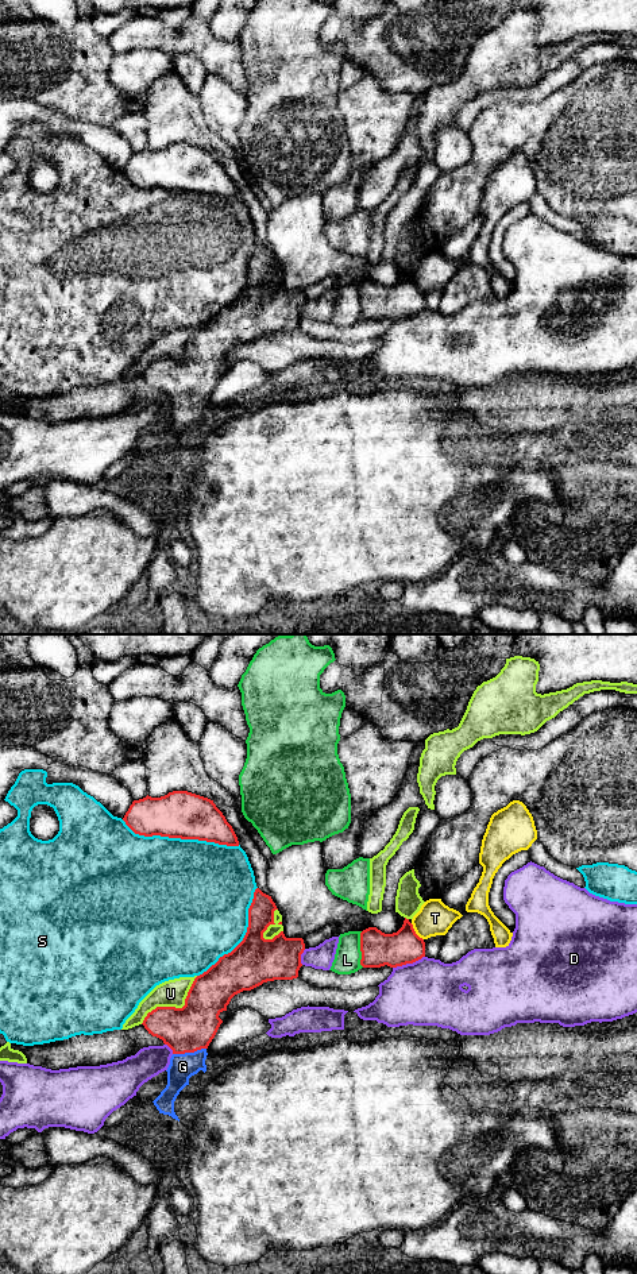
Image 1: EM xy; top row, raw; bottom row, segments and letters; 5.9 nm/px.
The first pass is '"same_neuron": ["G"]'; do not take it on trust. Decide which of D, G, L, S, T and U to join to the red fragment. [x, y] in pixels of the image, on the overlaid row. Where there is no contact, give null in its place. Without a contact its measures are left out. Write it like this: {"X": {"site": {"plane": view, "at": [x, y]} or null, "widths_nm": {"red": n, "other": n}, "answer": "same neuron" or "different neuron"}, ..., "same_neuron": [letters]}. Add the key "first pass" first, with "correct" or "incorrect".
{"first pass": "correct", "D": {"site": {"plane": "xy", "at": [408, 962]}, "widths_nm": {"red": 200, "other": 400}, "answer": "different neuron"}, "G": {"site": {"plane": "xy", "at": [189, 1051]}, "widths_nm": {"red": 280, "other": 160}, "answer": "same neuron"}, "L": {"site": {"plane": "xy", "at": [361, 949]}, "widths_nm": {"red": 200, "other": 160}, "answer": "different neuron"}, "S": {"site": {"plane": "xy", "at": [181, 838]}, "widths_nm": {"red": 280, "other": 500}, "answer": "different neuron"}, "T": {"site": {"plane": "xy", "at": [414, 931]}, "widths_nm": {"red": 200, "other": 200}, "answer": "different neuron"}, "U": {"site": {"plane": "xy", "at": [174, 1007]}, "widths_nm": {"red": 280, "other": 160}, "answer": "different neuron"}, "same_neuron": ["G"]}

